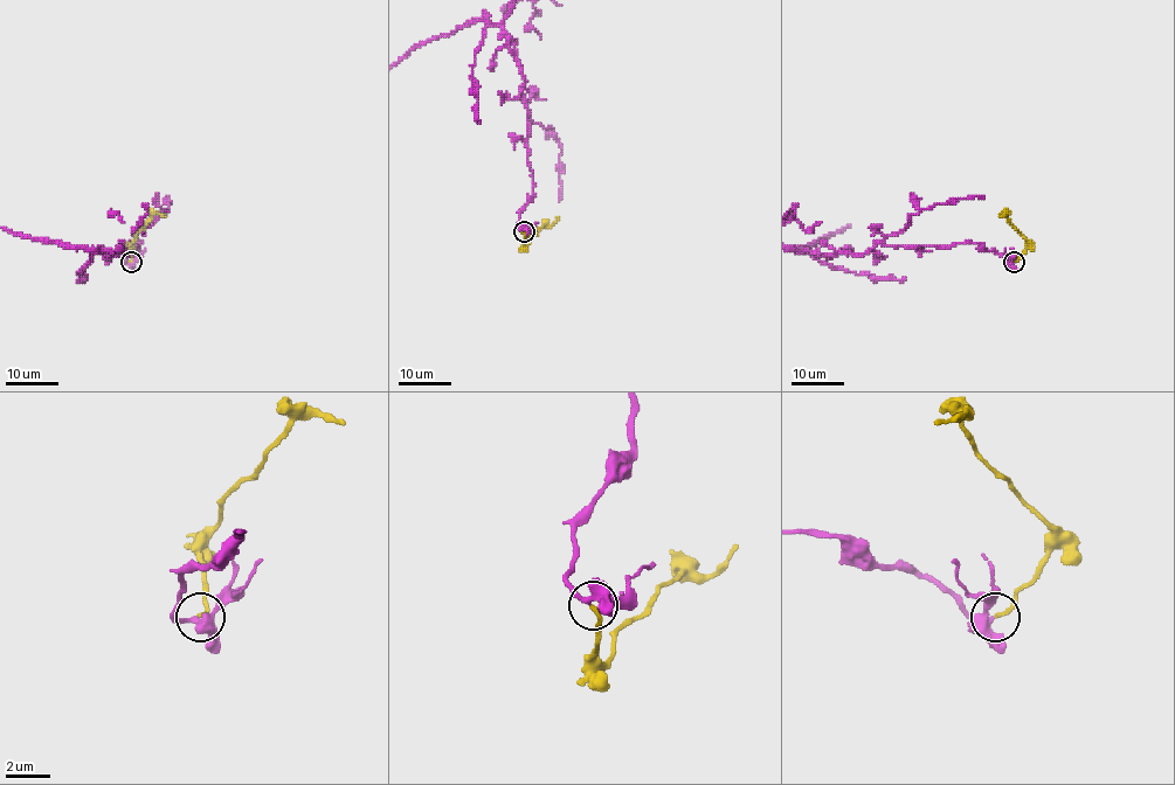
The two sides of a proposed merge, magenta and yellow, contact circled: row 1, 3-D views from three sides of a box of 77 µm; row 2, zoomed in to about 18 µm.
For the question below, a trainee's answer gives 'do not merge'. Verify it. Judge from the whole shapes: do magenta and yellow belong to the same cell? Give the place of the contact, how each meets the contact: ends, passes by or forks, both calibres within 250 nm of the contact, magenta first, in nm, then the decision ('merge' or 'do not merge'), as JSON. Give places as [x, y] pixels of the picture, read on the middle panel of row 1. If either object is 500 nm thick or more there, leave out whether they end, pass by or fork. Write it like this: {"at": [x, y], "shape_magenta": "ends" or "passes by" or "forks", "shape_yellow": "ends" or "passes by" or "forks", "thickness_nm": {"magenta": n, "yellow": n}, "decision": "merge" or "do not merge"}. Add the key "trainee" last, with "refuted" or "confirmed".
{"at": [524, 231], "shape_magenta": "forks", "shape_yellow": "ends", "thickness_nm": {"magenta": 260, "yellow": 190}, "decision": "merge", "trainee": "refuted"}

